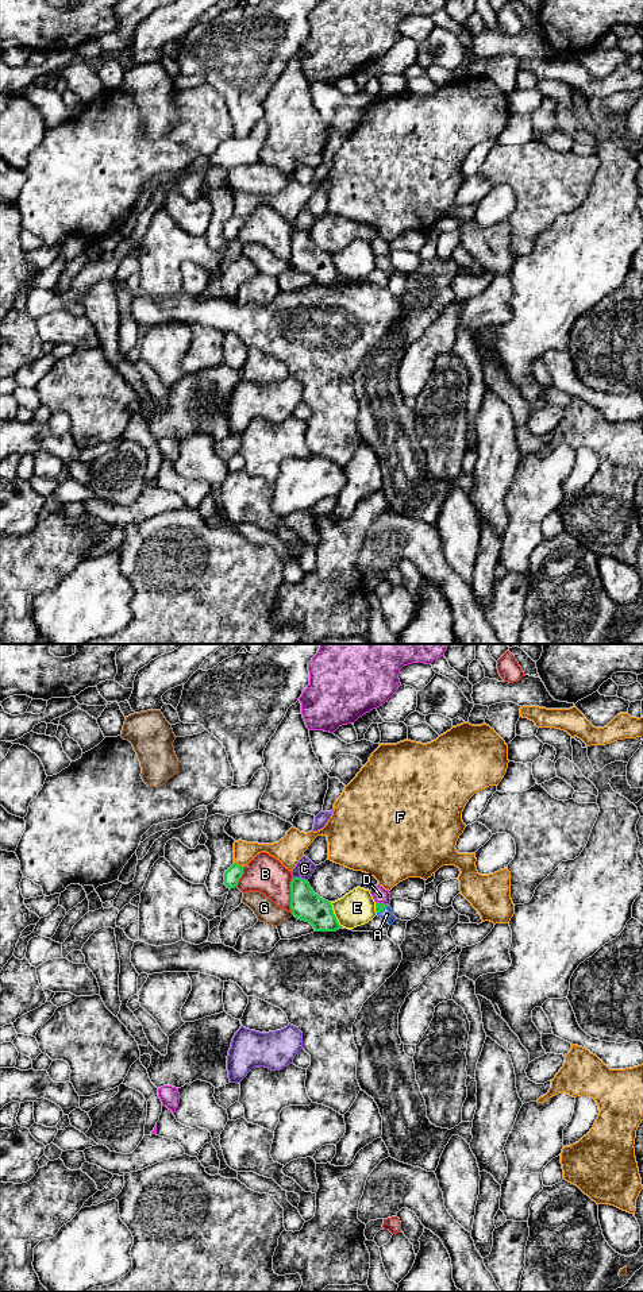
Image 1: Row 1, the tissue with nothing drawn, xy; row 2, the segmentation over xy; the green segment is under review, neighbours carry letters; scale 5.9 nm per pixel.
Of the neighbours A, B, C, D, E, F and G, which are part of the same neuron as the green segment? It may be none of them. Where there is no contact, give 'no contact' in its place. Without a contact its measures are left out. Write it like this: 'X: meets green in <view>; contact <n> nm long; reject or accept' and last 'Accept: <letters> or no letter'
A: meets green in xy; contact 90 nm long; accept
B: meets green in xy; contact 200 nm long; reject
C: meets green in xy; contact 90 nm long; reject
D: meets green in xy; contact 80 nm long; reject
E: meets green in xy; contact 160 nm long; reject
F: meets green in xy; contact 70 nm long; reject
G: meets green in xy; contact 30 nm long; reject
Accept: A

